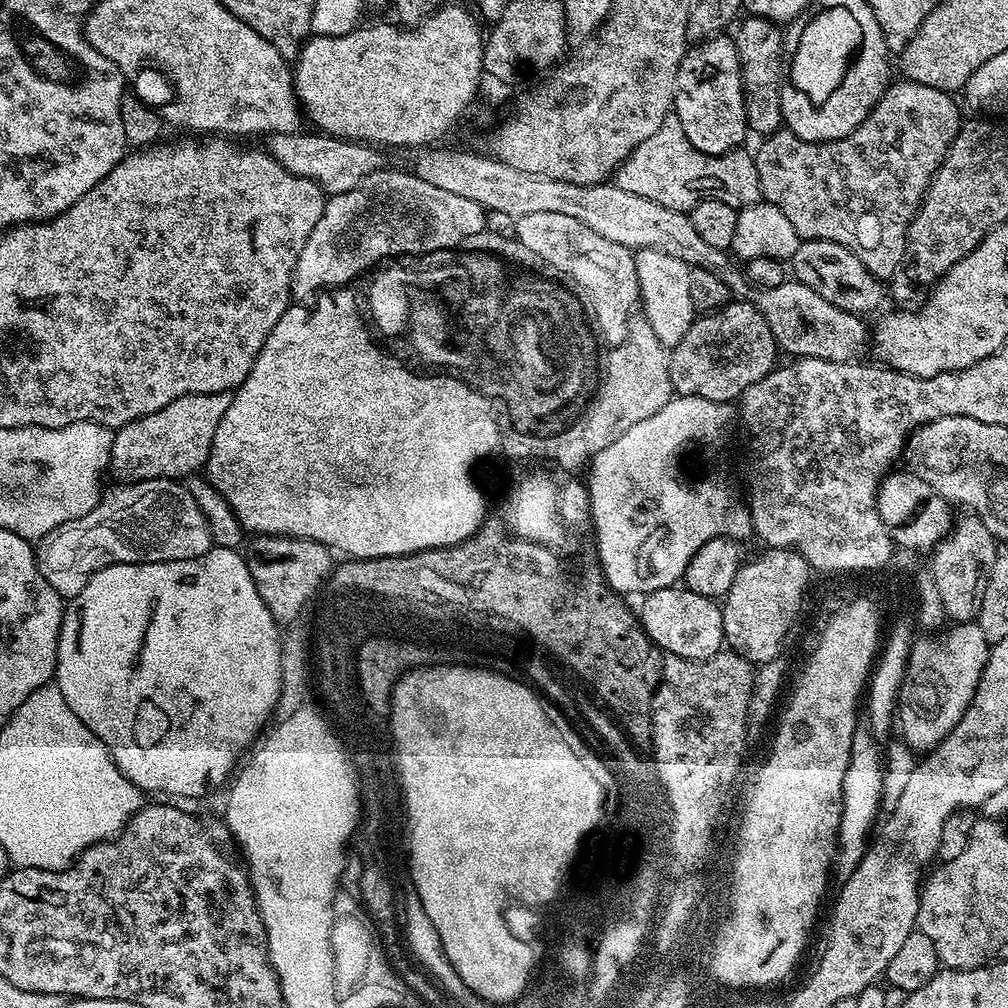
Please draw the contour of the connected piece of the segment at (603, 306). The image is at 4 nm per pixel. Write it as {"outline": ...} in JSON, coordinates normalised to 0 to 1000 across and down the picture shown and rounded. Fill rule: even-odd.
{"outline":[[[549,210],[515,215],[512,218],[511,237],[522,244],[522,248],[530,248],[530,252],[534,252],[534,256],[538,256],[540,263],[549,270],[563,276],[568,283],[571,281],[570,285],[581,298],[583,293],[582,301],[585,303],[590,328],[597,337],[599,332],[600,342],[610,343],[618,339],[623,330],[624,316],[629,310],[627,305],[632,305],[635,296],[628,247],[613,244],[613,240],[605,240],[605,236],[597,236],[597,232],[589,232],[589,228],[573,220],[573,216]]]}

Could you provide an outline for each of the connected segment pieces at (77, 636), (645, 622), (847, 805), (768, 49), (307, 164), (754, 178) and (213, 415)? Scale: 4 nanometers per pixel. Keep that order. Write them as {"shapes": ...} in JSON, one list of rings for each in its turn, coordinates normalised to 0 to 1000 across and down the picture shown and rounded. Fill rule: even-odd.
{"shapes":[[[[212,542],[203,552],[188,556],[166,556],[156,560],[110,560],[93,568],[89,577],[81,581],[79,588],[66,596],[60,622],[54,678],[58,685],[62,685],[65,700],[69,700],[69,704],[73,704],[73,708],[77,708],[84,720],[103,737],[117,764],[121,764],[123,771],[133,776],[140,786],[164,786],[167,792],[202,790],[213,782],[221,783],[227,777],[239,757],[238,749],[242,745],[245,747],[255,737],[256,731],[263,725],[262,717],[271,713],[280,677],[279,638],[279,620],[269,611],[256,587],[256,581],[252,579],[252,573],[248,571],[243,553],[233,544]]],[[[678,581],[649,585],[638,592],[633,614],[652,643],[682,655],[699,655],[719,642],[718,609],[707,592],[688,589]]],[[[850,721],[845,737],[843,756],[837,773],[837,797],[833,804],[833,823],[831,826],[831,844],[827,850],[827,869],[830,874],[842,873],[863,840],[861,828],[865,825],[865,816],[874,805],[874,786],[876,784],[877,763],[875,746],[866,733],[862,723]]],[[[739,15],[728,28],[736,89],[738,90],[740,121],[743,128],[747,132],[751,131],[751,136],[754,137],[775,130],[778,123],[776,97],[774,96],[774,84],[780,66],[778,38],[779,33],[775,25],[755,16]]],[[[299,129],[297,131],[272,131],[265,136],[264,149],[284,169],[296,173],[300,177],[308,177],[325,194],[343,192],[343,188],[351,188],[359,177],[371,173],[382,166],[383,159],[376,146],[364,141],[337,139],[333,135],[318,133],[316,130]]],[[[665,113],[657,125],[641,137],[641,141],[633,144],[615,162],[609,172],[609,182],[617,188],[625,188],[625,192],[637,192],[637,196],[645,196],[645,200],[653,200],[653,204],[674,210],[684,211],[697,198],[720,200],[720,204],[728,204],[731,208],[742,206],[755,201],[756,195],[750,156],[745,150],[738,150],[737,146],[733,146],[715,155],[705,155],[692,149],[685,137],[681,137],[677,121],[673,121],[671,114]]],[[[226,388],[182,392],[161,407],[126,420],[112,430],[108,448],[109,468],[137,468],[139,462],[149,456],[149,470],[165,468],[165,475],[178,476],[193,471],[205,461],[216,420],[229,398],[230,389]]]]}

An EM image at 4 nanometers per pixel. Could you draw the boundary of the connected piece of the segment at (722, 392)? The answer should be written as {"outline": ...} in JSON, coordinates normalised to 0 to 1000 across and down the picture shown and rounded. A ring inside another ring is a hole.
{"outline":[[[727,297],[708,310],[691,313],[677,339],[666,346],[663,354],[665,379],[677,393],[704,395],[704,399],[733,398],[740,386],[748,383],[771,364],[772,346],[760,315],[741,298]]]}

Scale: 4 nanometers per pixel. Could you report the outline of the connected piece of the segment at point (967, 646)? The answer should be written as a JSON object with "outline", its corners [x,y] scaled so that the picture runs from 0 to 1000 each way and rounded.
{"outline":[[[948,617],[940,622],[909,633],[903,645],[892,690],[891,726],[893,722],[896,736],[906,744],[928,743],[950,720],[970,685],[972,670],[980,656],[982,640],[971,619]]]}

